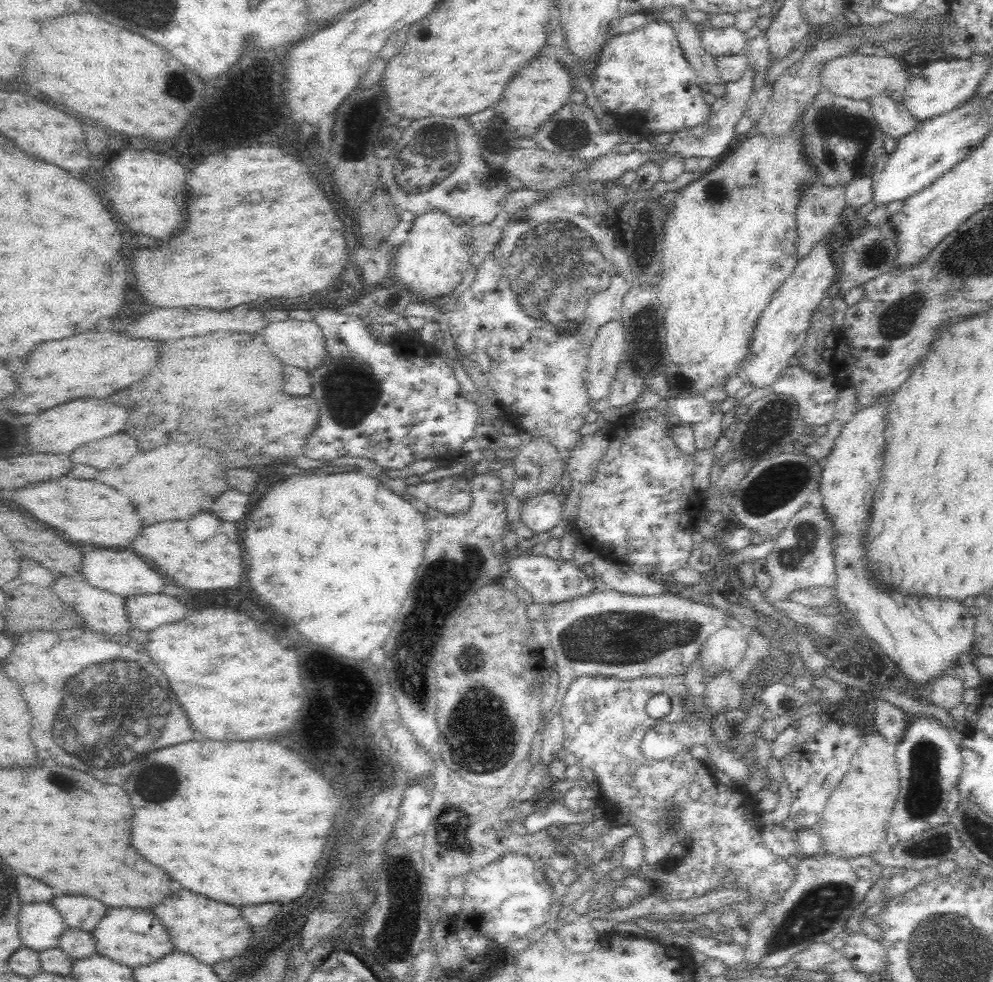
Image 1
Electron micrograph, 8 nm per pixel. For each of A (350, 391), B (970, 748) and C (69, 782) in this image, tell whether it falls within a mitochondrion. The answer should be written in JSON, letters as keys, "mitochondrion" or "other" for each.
{"A":"mitochondrion","B":"other","C":"mitochondrion"}

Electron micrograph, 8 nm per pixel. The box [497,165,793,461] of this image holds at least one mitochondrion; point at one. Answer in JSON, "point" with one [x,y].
{"point":[555,264]}

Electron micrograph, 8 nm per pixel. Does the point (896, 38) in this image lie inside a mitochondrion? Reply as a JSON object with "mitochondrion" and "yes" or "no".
{"mitochondrion":"yes"}

